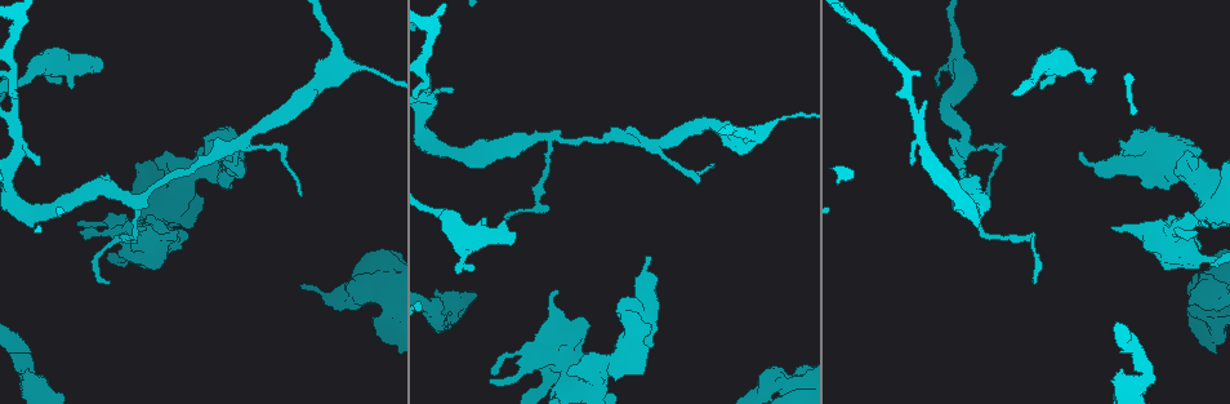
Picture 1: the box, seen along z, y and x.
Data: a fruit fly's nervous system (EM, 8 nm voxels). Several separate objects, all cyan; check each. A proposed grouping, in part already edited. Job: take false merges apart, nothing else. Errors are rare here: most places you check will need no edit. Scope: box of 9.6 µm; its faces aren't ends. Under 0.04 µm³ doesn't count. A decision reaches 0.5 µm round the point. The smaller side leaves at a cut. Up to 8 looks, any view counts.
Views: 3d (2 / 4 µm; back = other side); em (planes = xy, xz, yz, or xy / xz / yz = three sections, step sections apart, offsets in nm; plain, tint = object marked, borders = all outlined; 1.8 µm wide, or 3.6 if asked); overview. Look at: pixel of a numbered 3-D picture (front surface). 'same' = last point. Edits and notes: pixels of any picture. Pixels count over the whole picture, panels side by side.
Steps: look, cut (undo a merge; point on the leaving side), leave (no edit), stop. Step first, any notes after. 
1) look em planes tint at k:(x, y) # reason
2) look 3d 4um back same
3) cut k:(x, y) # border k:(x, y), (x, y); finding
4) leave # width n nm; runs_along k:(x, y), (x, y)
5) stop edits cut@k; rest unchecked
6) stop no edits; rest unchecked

look 3d 2um at 1:(595, 370) # a fork

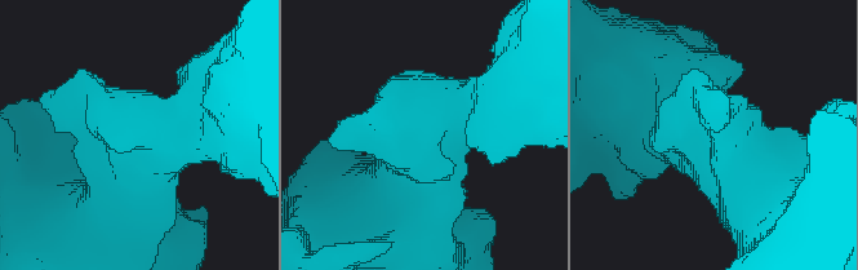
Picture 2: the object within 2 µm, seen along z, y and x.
look em planes plain at 2:(143, 151) # need the tissue

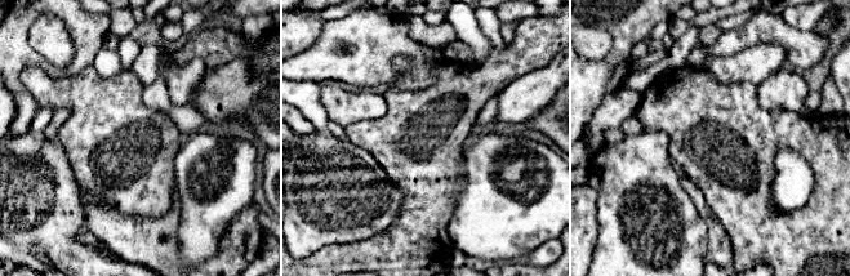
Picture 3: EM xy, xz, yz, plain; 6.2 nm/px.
look em planes tint same

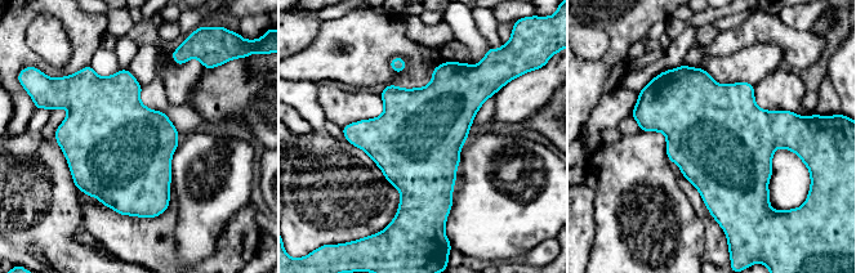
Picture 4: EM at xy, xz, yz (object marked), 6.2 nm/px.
leave # continuous, no second neuron

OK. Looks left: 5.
look 3d 4um at 1:(444, 302) # thick turns thin

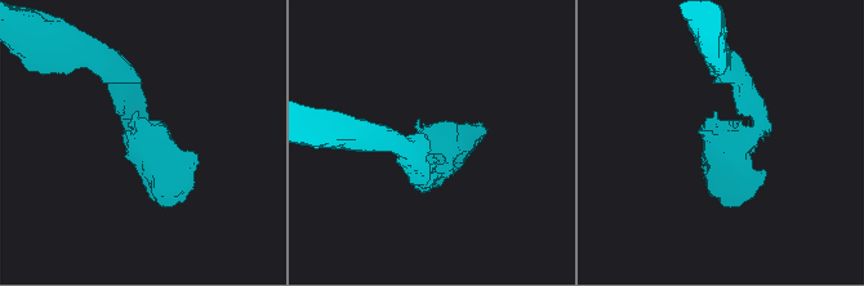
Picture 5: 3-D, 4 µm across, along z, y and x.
look em yz step 16 tint at 5:(438, 140)

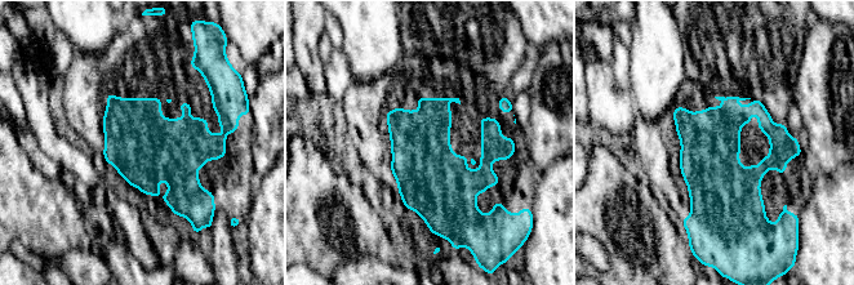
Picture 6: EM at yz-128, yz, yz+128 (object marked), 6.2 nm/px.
leave # width 360 nm; continuous, no second neuron

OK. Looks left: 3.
look 3d 4um at 1:(431, 210) # thick turns thin

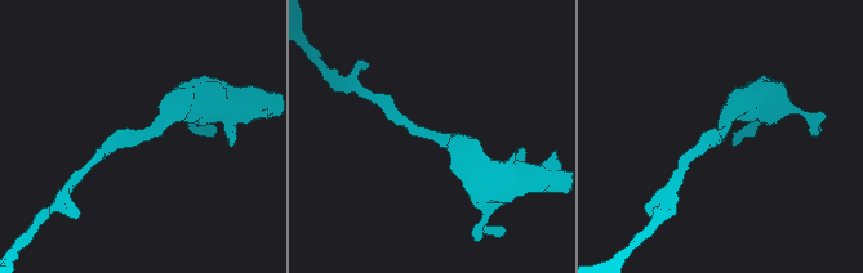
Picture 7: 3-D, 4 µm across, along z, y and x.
look em planes tint at 7:(145, 136) # shape alone is not enough

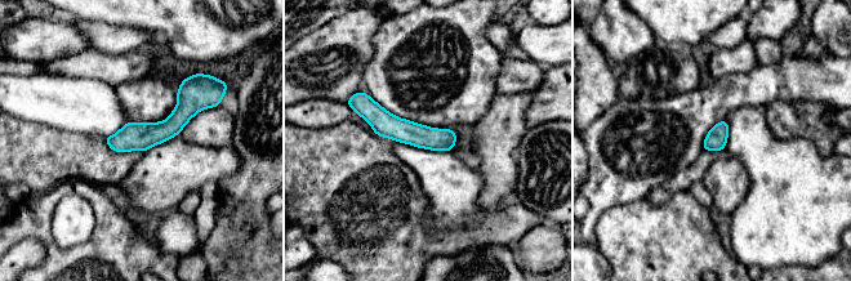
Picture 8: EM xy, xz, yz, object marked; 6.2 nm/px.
leave # runs_along 8:(205, 99), (165, 130), (110, 141); one neuron here

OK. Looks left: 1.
stop no edits; rest unchecked

